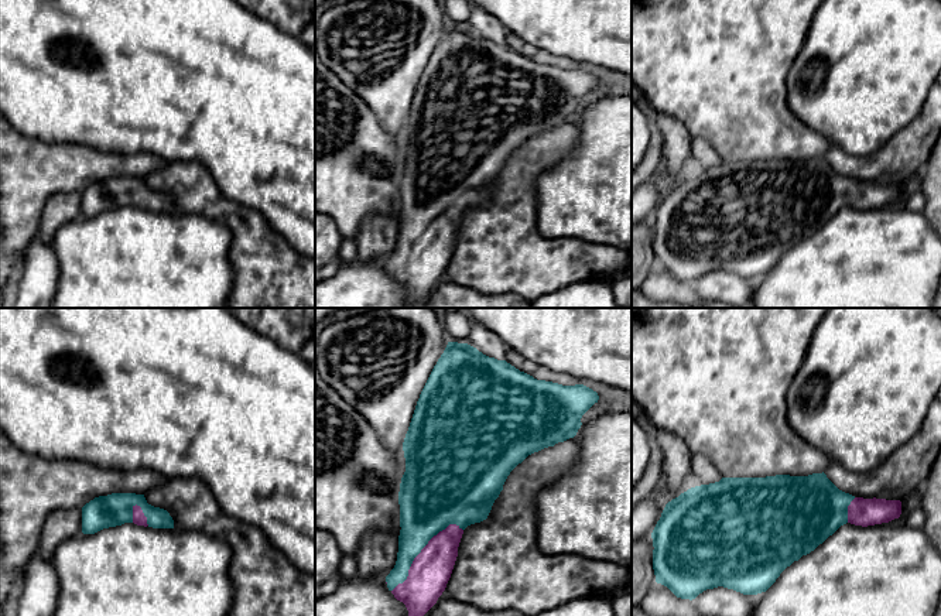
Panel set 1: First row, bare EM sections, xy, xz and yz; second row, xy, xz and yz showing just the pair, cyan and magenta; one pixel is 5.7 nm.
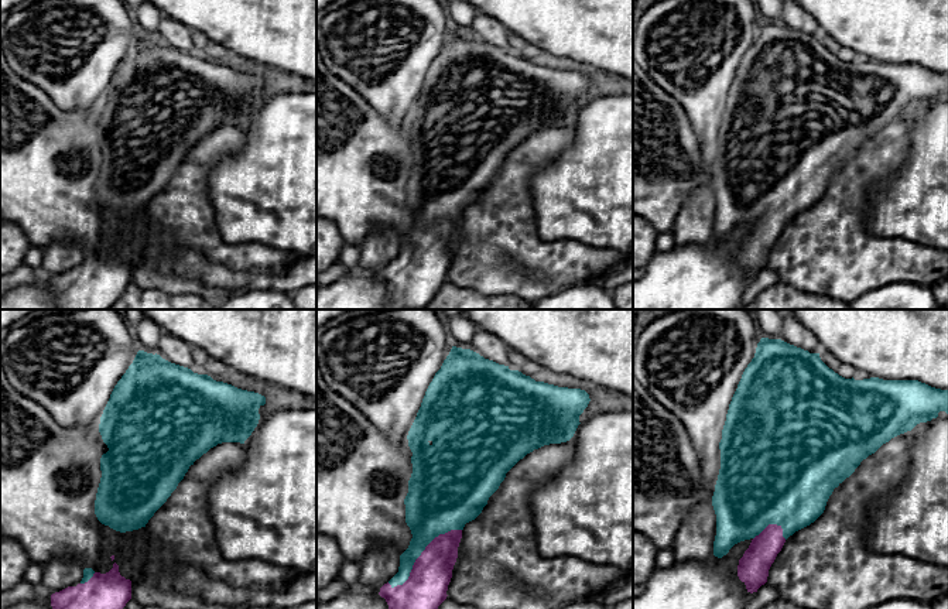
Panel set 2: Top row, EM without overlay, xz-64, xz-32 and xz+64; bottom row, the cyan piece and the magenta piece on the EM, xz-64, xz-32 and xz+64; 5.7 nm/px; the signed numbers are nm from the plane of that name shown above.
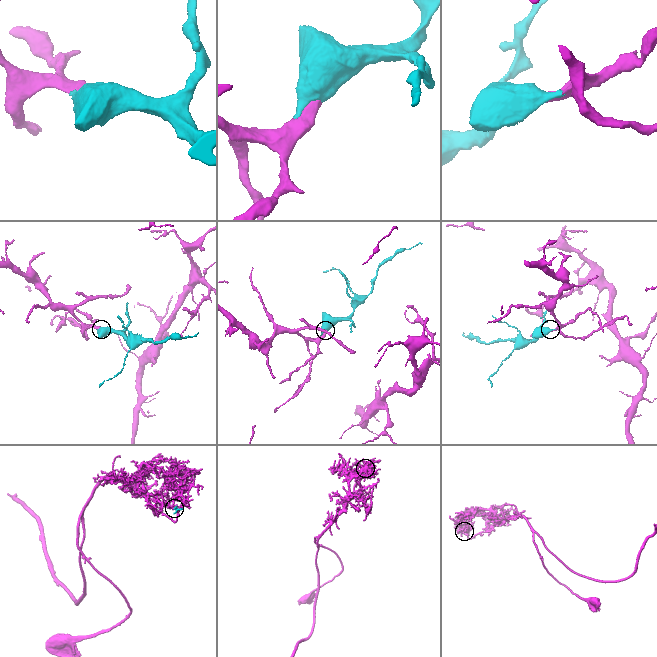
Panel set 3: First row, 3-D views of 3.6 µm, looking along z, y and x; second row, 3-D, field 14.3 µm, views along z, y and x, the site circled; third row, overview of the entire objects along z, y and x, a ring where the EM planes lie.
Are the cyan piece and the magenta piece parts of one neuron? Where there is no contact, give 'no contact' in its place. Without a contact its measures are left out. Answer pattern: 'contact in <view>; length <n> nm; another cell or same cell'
contact in xz; length 550 nm; same cell

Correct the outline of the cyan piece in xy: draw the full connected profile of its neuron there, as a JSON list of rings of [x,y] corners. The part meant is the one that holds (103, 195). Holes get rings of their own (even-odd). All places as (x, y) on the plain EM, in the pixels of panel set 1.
[[[112,177],[95,181],[82,191],[83,218],[95,218],[124,206],[153,212],[174,212],[170,196],[148,188],[144,178]]]

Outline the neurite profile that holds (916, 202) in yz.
[[[923,189],[914,192],[906,202],[907,209],[911,212],[923,212],[925,208],[925,196]]]

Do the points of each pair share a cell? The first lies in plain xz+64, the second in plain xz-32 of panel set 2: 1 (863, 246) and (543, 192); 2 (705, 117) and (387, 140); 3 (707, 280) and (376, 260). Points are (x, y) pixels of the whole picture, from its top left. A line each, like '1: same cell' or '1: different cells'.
1: different cells
2: different cells
3: different cells

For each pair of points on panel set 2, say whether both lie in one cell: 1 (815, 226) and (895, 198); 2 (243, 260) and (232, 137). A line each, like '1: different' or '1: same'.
1: different
2: same

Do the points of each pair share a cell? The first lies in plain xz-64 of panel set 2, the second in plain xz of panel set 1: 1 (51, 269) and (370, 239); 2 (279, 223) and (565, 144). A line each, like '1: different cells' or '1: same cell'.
1: same cell
2: different cells

